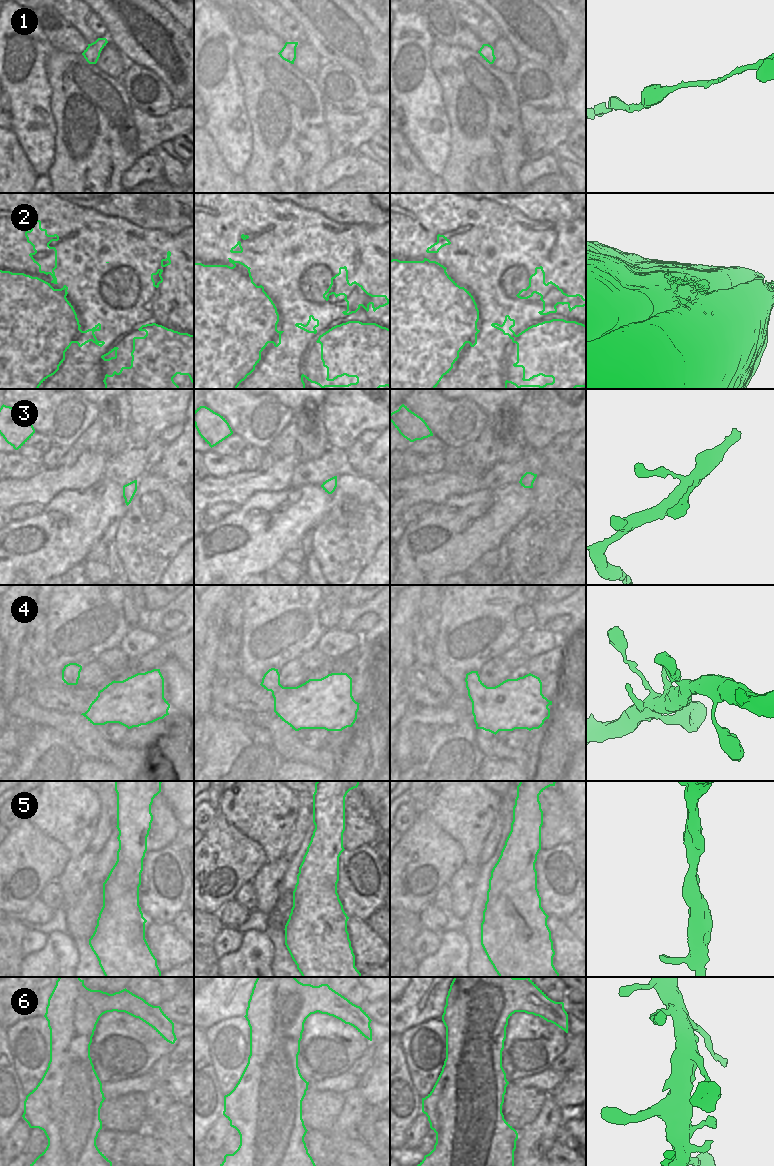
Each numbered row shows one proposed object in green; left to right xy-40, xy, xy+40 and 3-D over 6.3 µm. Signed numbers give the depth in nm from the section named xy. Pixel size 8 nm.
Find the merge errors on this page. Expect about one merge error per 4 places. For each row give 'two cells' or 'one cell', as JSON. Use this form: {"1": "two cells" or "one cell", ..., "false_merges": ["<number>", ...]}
{"1": "one cell", "2": "one cell", "3": "one cell", "4": "one cell", "5": "one cell", "6": "one cell", "false_merges": []}

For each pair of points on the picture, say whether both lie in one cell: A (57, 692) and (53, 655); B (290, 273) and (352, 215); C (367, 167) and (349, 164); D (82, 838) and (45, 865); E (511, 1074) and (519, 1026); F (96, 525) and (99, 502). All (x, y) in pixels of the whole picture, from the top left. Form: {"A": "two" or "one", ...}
{"A": "two", "B": "two", "C": "two", "D": "two", "E": "one", "F": "one"}

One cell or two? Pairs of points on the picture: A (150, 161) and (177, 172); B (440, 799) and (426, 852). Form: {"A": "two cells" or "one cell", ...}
{"A": "two cells", "B": "two cells"}

